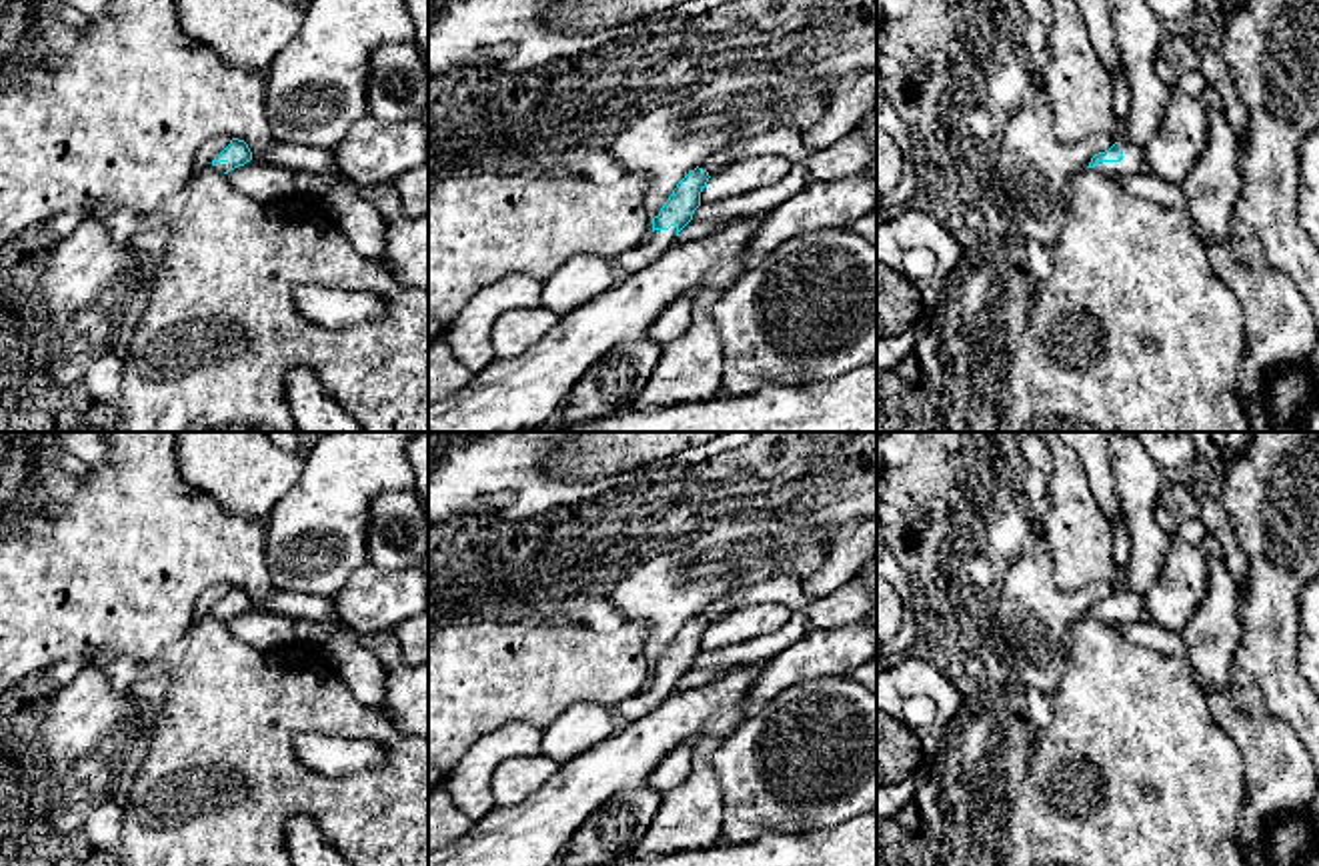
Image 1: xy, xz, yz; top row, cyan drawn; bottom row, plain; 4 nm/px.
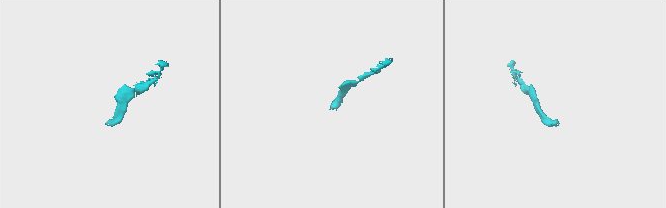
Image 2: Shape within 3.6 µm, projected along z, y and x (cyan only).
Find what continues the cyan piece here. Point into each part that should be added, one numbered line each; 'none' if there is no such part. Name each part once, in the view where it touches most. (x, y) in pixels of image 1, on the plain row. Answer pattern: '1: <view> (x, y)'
1: yz (1133, 608)

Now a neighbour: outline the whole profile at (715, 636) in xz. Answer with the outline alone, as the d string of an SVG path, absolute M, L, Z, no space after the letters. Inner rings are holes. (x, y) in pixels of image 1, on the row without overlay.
M753 602L737 608L709 626L701 640L701 652L709 654L731 644L763 638L779 630L791 616L793 612L779 602Z

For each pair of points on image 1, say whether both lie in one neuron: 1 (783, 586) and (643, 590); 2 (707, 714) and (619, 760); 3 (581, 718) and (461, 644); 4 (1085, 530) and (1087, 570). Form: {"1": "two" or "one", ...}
{"1": "two", "2": "one", "3": "two", "4": "one"}

